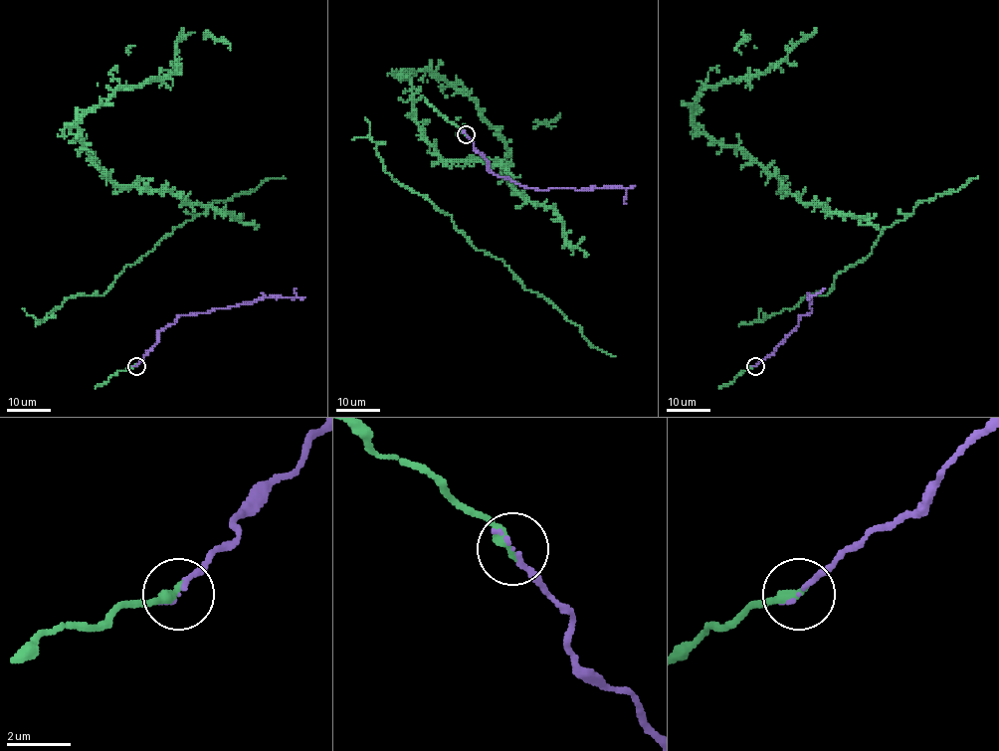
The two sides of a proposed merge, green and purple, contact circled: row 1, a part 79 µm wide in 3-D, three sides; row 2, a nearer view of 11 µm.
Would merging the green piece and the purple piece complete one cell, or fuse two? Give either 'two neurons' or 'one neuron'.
one neuron

